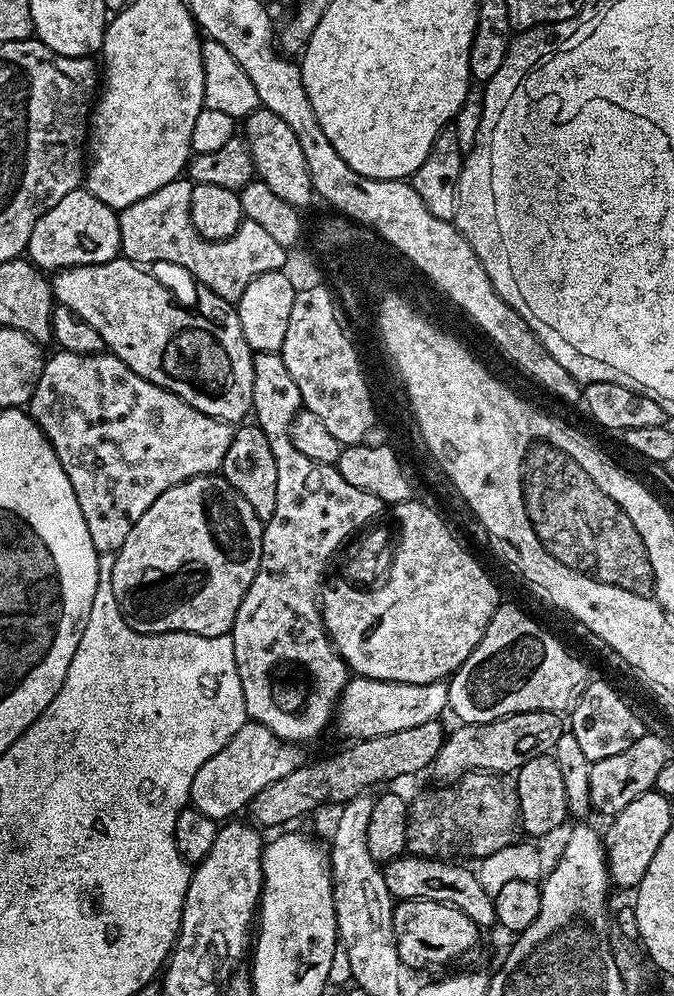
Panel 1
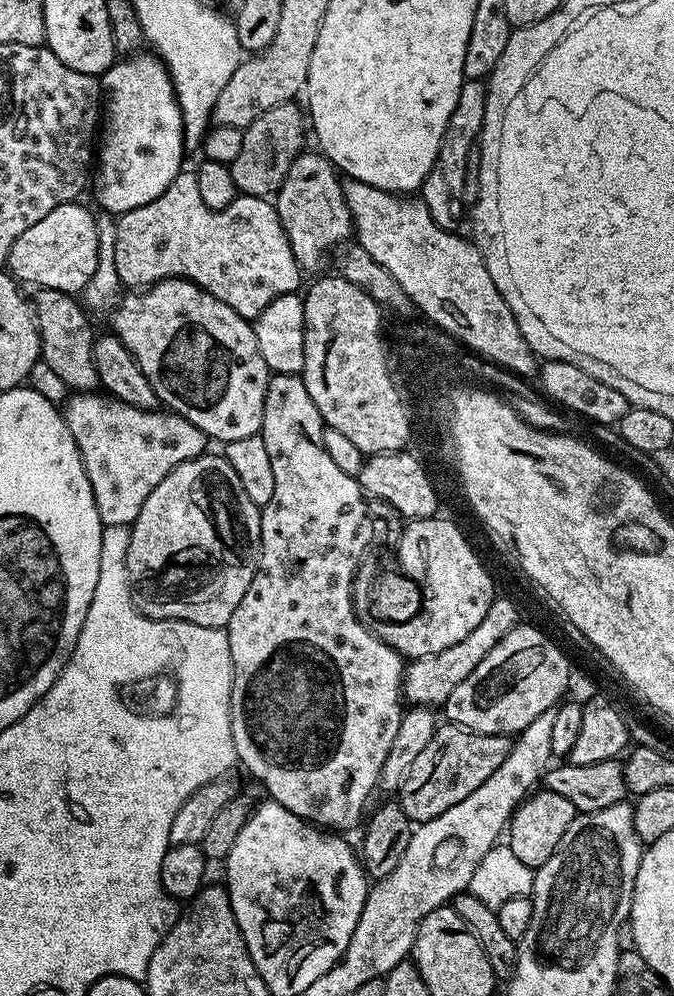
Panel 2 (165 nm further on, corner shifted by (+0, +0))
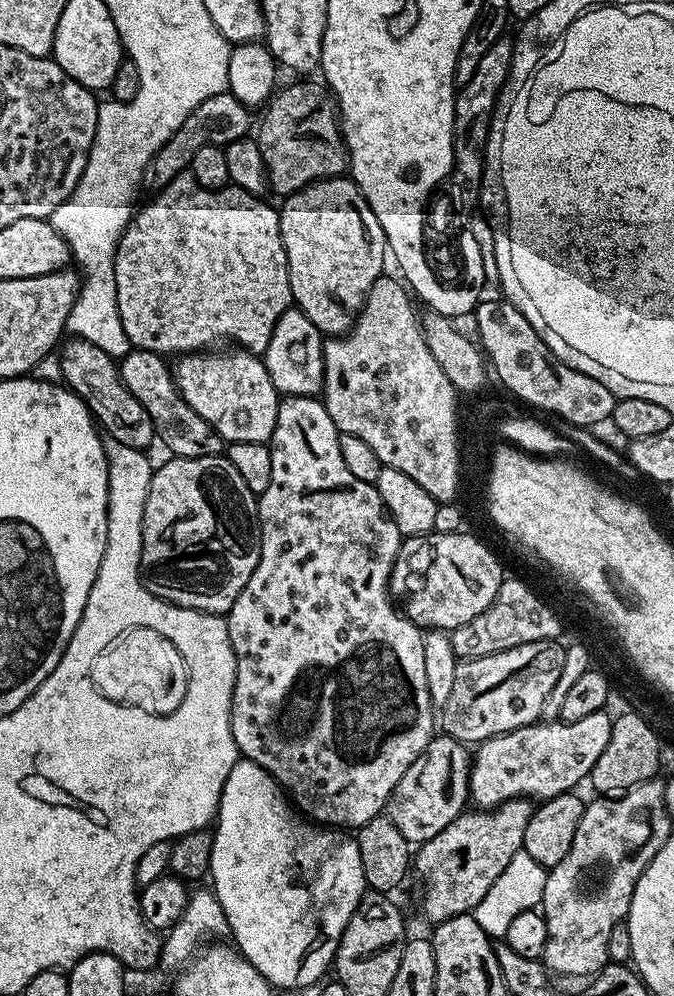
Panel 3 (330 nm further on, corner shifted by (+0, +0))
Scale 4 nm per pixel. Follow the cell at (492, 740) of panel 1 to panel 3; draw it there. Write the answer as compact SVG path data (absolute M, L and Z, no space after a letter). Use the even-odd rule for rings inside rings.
M447 734L433 737L426 750L411 763L399 779L385 804L385 815L398 826L409 845L426 843L434 834L442 834L454 818L465 811L469 801L468 784L471 772L471 753L461 741Z

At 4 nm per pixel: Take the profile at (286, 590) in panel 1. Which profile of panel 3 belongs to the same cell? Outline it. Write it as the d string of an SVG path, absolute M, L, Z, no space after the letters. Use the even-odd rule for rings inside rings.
M284 396L281 399L270 441L270 486L266 486L266 490L258 498L260 561L254 574L250 574L250 582L246 582L242 594L238 594L234 606L227 612L226 619L230 646L236 655L232 733L241 757L253 760L255 764L262 766L262 770L269 772L290 797L291 803L305 817L340 830L358 830L363 824L370 822L370 818L385 811L385 804L399 779L433 740L434 709L430 702L430 692L426 690L426 666L422 659L424 632L398 611L388 591L392 567L402 543L400 531L389 516L375 484L362 482L354 478L350 470L346 470L346 462L342 462L340 449L341 435L334 426L334 418L330 418L323 399L315 396Z

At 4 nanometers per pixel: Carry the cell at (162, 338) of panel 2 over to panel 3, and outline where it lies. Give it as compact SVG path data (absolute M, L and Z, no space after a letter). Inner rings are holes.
M201 350L198 352L189 352L181 355L177 364L172 368L172 376L176 379L178 390L182 394L182 398L190 406L190 410L195 410L198 414L202 414L202 418L206 418L206 422L215 430L226 442L258 442L259 444L268 444L272 439L272 431L276 425L278 418L278 406L281 397L278 395L274 382L270 382L270 374L266 370L263 359L259 355L246 352L243 350L232 350L236 352L216 352L220 350Z

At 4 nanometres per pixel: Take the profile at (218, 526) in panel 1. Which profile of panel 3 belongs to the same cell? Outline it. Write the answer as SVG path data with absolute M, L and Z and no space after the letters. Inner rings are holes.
M227 455L203 456L202 458L186 458L185 456L172 456L164 465L157 467L152 474L150 482L150 494L146 494L146 510L142 514L142 554L140 555L140 570L146 590L163 600L169 600L172 604L177 604L190 610L199 612L214 612L217 614L227 614L234 606L238 594L250 582L250 574L260 561L260 513L258 511L258 498L242 482L242 477L238 475L238 470L230 466Z

